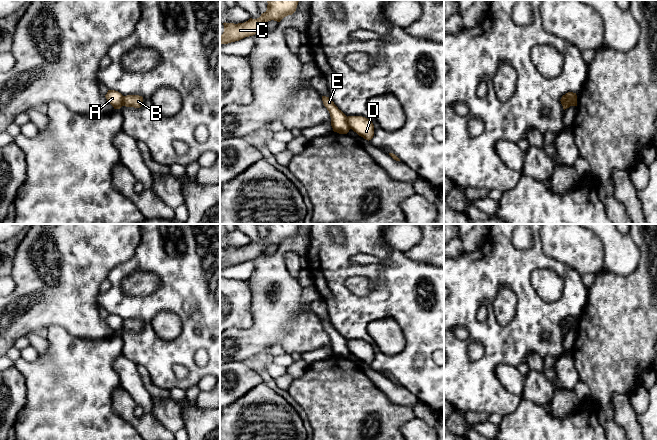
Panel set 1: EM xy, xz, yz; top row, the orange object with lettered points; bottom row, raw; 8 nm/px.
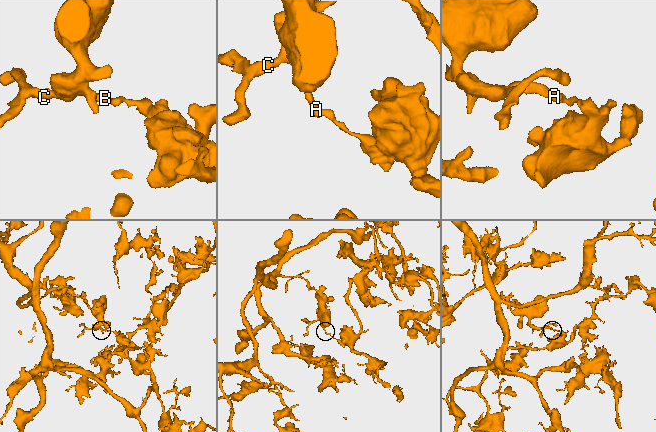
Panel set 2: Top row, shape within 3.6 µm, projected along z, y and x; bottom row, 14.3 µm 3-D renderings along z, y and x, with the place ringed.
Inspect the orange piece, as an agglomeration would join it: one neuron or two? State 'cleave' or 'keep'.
cleave

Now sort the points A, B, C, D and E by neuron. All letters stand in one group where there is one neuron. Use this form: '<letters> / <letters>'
A C E / B D

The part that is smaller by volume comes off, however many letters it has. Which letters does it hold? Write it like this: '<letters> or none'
A, C, E

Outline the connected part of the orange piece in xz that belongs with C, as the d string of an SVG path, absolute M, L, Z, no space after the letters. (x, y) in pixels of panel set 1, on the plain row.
M267 224L267 234L257 243L250 242L244 247L223 247L224 256L220 260L220 268L239 265L245 261L253 260L265 252L268 245L280 246L284 241L292 239L297 232L299 224Z

